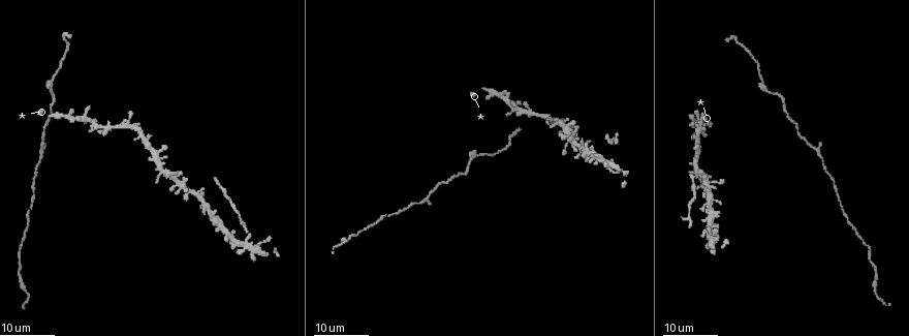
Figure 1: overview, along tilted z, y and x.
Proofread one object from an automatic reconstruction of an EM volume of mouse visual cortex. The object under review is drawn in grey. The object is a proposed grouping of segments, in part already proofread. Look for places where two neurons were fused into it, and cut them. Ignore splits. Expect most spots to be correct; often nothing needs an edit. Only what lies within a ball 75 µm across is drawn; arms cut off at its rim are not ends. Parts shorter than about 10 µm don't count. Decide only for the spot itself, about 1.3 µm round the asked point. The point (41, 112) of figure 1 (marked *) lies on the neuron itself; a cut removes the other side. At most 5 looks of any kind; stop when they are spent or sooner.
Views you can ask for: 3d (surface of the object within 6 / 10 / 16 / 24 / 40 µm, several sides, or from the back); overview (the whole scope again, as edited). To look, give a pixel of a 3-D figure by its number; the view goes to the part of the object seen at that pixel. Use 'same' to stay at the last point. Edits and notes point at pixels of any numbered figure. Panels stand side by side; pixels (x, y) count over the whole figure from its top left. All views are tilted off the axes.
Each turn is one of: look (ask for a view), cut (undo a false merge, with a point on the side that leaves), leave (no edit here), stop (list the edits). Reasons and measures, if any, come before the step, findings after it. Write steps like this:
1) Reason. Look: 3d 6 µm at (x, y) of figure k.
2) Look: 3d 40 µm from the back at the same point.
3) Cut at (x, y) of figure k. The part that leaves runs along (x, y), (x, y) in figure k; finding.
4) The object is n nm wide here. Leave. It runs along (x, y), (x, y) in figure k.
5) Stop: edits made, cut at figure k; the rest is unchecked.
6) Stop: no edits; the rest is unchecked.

Calibre changes. Look: 3d 24 µm at (41, 148) of figure 1.

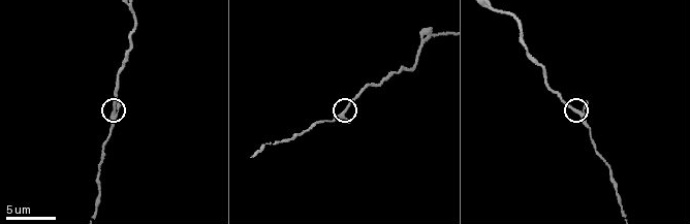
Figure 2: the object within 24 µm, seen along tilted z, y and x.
Zoom in. Look: 3d 10 µm at (573, 111) of figure 2.

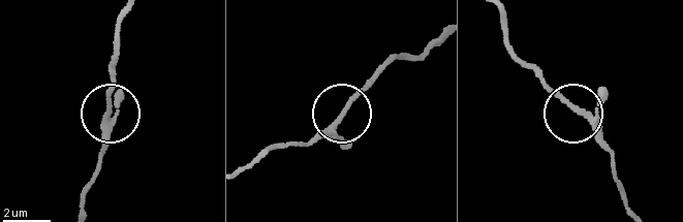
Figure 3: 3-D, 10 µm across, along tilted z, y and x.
Leave. One neuron here.

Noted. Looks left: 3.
Look: 3d 10 µm at (430, 33) of figure 2.

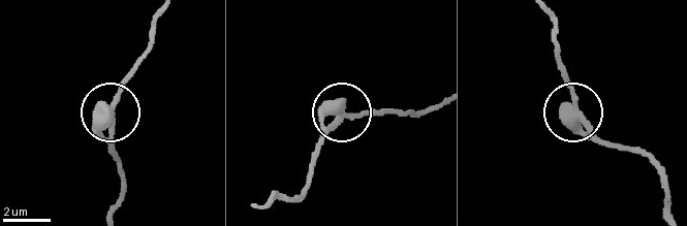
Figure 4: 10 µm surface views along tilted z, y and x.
Leave. One neuron here.

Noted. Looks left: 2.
Look: 3d 16 µm at (201, 192) of figure 1.

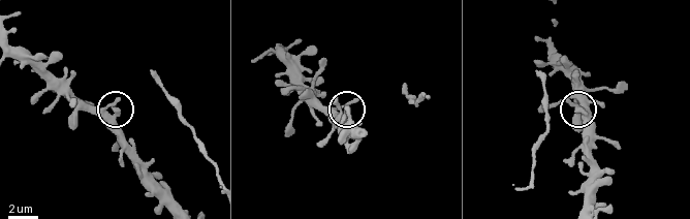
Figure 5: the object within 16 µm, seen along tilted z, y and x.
Zoom in. Look: 3d 6 µm at (577, 109) of figure 5.

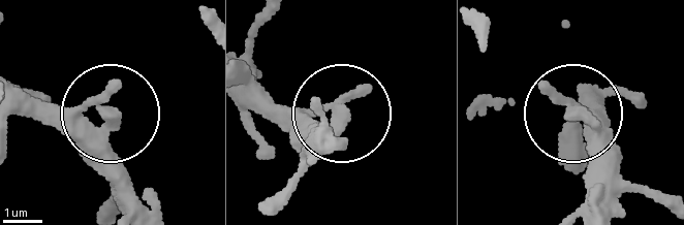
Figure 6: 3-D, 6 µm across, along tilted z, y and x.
The side arm is 17 µm long. Leave. It runs along (583, 87), (591, 104), (573, 104), (598, 169), (583, 207) in figure 6; all the same neuron.

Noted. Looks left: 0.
Stop: no edits; the rest is unchecked.

